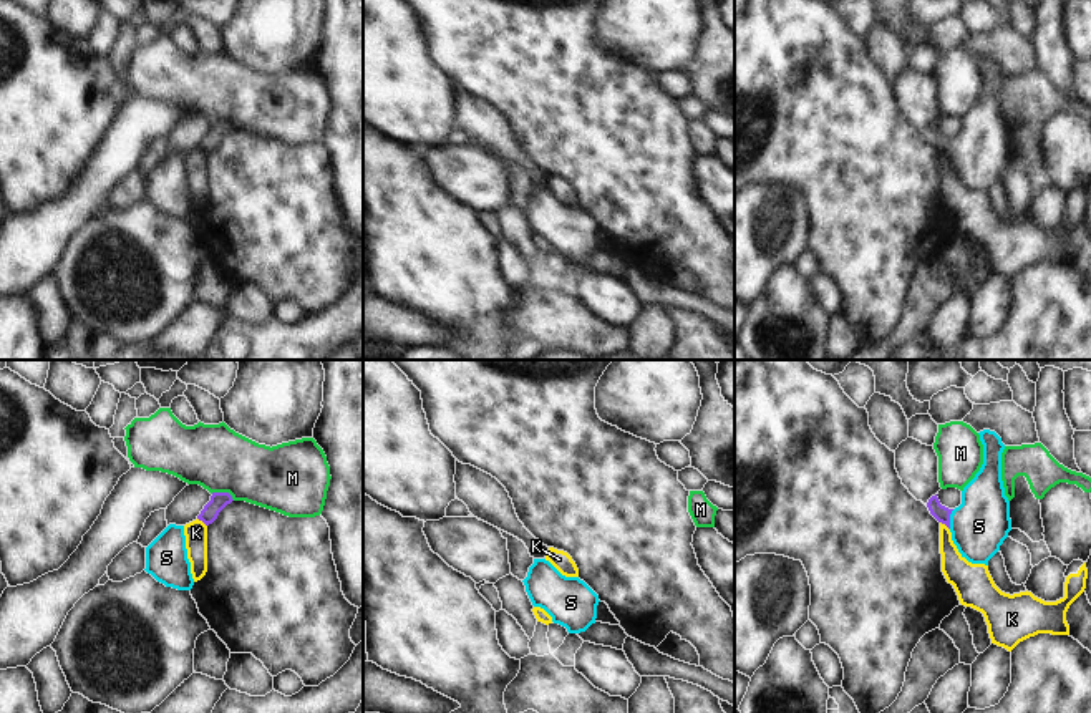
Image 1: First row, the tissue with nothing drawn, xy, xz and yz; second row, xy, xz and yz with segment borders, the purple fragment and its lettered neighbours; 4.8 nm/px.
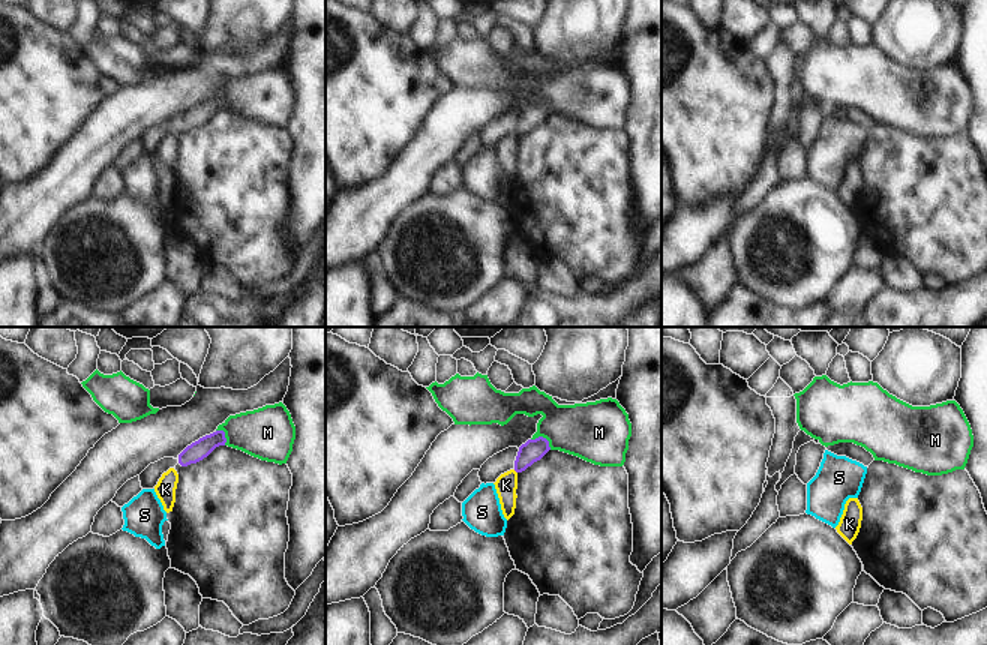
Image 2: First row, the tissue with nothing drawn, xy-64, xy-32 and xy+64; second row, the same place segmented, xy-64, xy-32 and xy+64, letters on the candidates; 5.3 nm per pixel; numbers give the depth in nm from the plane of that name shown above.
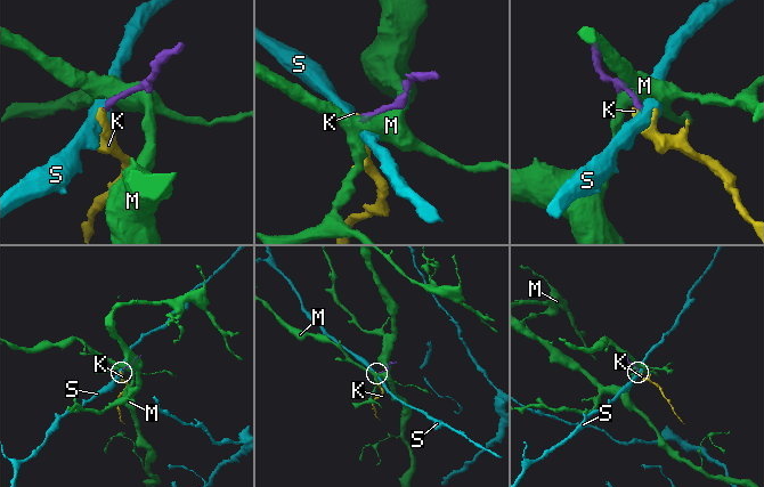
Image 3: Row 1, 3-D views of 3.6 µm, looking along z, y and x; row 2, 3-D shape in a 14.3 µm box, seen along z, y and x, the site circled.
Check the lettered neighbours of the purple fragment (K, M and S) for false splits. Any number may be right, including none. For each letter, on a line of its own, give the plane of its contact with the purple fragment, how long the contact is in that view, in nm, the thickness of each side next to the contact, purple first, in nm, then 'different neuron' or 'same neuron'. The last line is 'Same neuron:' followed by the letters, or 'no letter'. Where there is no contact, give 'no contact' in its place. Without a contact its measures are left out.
K: meets purple in xy; contact 60 nm long; 80 nm thick on the purple side, 110 nm on the other; different neuron
M: meets purple in xy; contact 120 nm long; 80 nm thick on the purple side, 320 nm on the other; different neuron
S: meets purple in yz; contact 100 nm long; 80 nm thick on the purple side, 280 nm on the other; same neuron
Same neuron: S

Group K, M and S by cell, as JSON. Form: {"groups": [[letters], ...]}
{"groups": [["K"], ["M"], ["S"]]}

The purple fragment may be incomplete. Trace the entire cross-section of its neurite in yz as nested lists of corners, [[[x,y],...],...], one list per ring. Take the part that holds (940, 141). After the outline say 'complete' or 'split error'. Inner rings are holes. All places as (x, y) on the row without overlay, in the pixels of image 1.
[[[990,58],[978,61],[983,73],[983,93],[962,119],[962,133],[948,138],[937,123],[927,131],[930,143],[952,161],[962,186],[985,192],[1000,179],[1011,159],[1010,129],[1001,109],[1001,66]]]; split error

